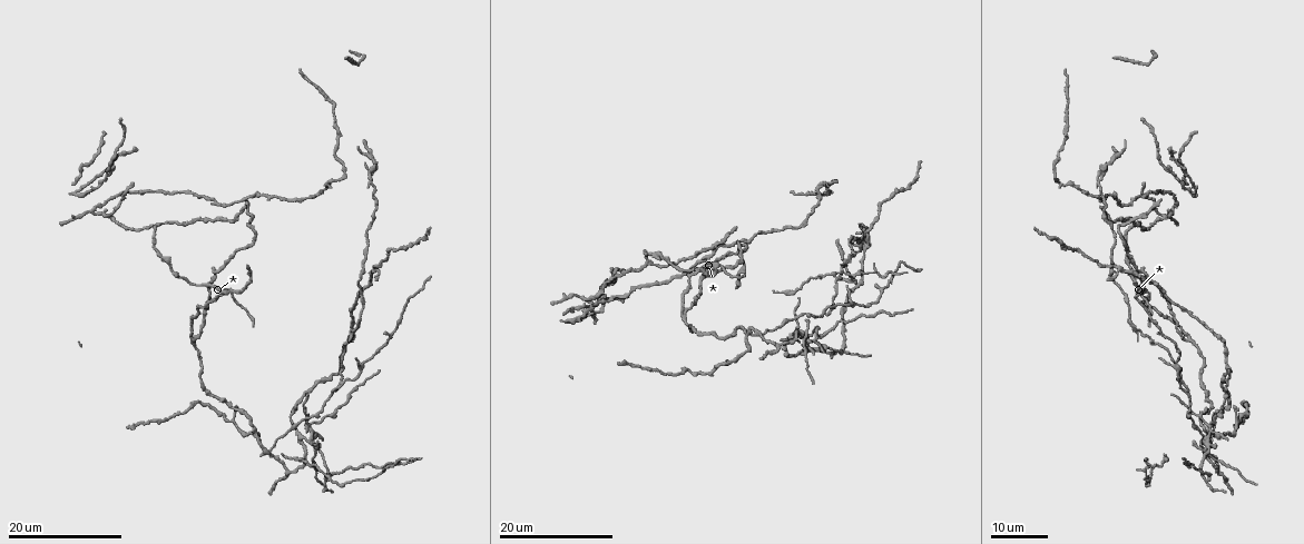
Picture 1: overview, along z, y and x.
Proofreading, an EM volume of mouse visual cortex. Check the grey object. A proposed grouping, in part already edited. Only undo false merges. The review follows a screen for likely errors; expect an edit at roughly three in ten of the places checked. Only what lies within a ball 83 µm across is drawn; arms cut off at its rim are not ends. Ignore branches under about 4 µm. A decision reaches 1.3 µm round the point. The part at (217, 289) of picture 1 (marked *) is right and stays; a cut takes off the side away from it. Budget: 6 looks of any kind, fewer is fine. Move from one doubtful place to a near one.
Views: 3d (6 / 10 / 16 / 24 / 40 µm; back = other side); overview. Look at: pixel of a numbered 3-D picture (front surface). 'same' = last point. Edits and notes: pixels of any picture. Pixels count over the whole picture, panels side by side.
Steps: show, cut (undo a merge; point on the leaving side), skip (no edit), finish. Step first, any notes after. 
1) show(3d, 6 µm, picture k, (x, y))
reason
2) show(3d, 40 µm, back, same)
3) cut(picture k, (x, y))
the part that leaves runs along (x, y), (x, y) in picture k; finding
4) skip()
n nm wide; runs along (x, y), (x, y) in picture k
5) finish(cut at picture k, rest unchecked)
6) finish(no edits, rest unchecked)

show(3d, 16 µm, picture 1, (157, 222))
arms part here

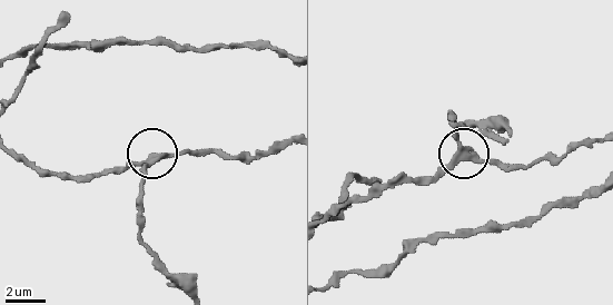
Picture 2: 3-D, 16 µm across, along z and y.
show(3d, 6 µm, picture 2, (461, 157))
zoom in

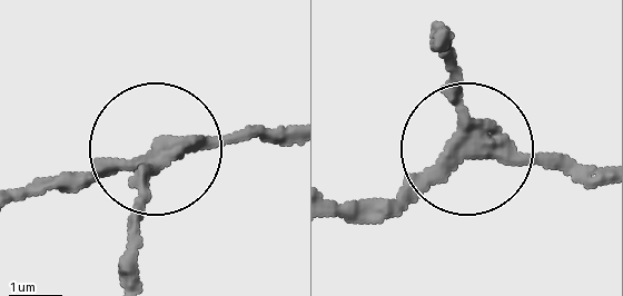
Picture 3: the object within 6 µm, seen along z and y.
show(3d, 6 µm, back, picture 3, (474, 148))

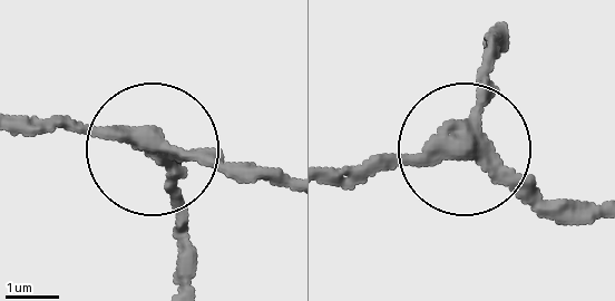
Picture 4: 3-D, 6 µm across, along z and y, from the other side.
skip()
3 arms; runs along (183, 279), (165, 154), (89, 133), (23, 133) in picture 4; all the same neuron

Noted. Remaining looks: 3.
show(3d, 16 µm, picture 1, (683, 317))
two arms in line, one across

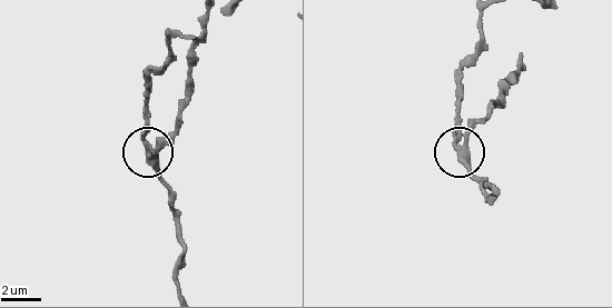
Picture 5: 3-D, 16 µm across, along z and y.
show(3d, 10 µm, picture 5, (463, 152))

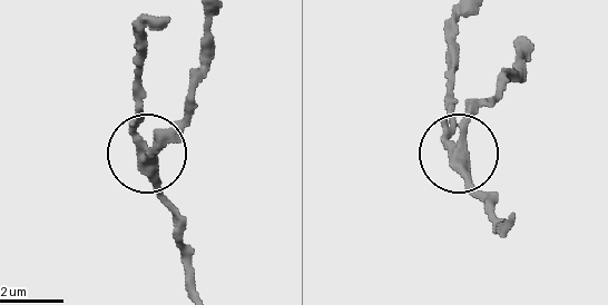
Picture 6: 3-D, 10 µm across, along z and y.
skip()
runs along (157, 18), (144, 31), (140, 148), (152, 151), (188, 114) in picture 6; one neuron here

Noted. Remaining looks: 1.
finish(no edits, rest unchecked)

